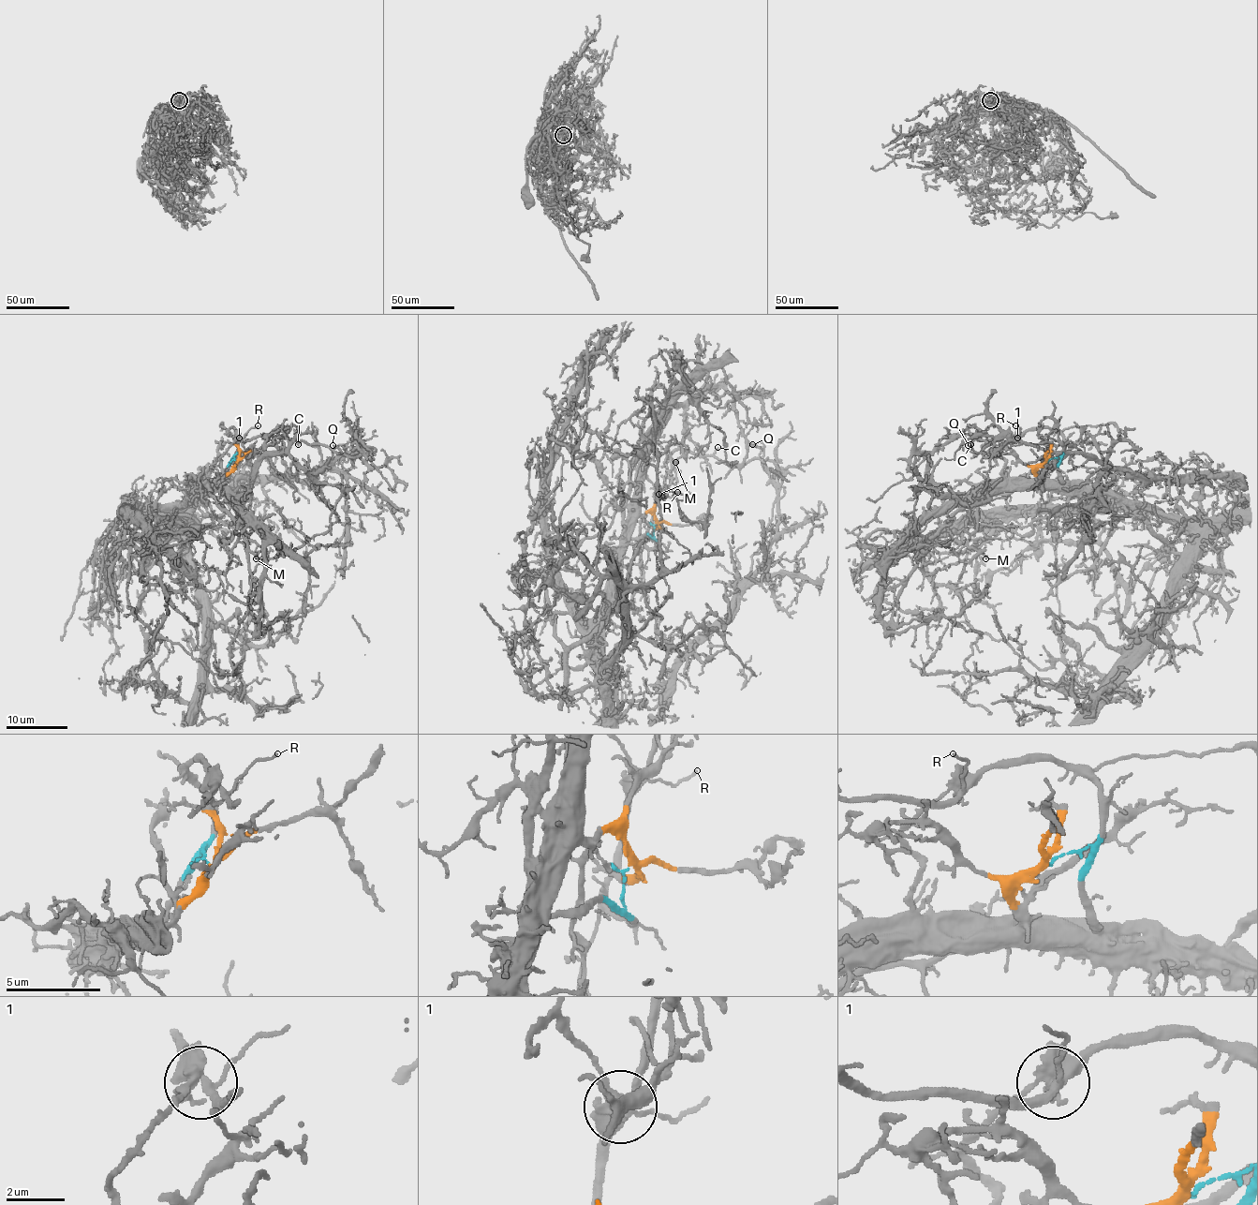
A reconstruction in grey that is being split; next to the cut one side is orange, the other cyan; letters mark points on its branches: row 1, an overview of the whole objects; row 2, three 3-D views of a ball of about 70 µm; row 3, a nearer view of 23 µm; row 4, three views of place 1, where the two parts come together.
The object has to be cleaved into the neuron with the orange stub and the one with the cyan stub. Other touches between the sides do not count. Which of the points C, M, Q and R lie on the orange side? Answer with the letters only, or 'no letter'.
M

